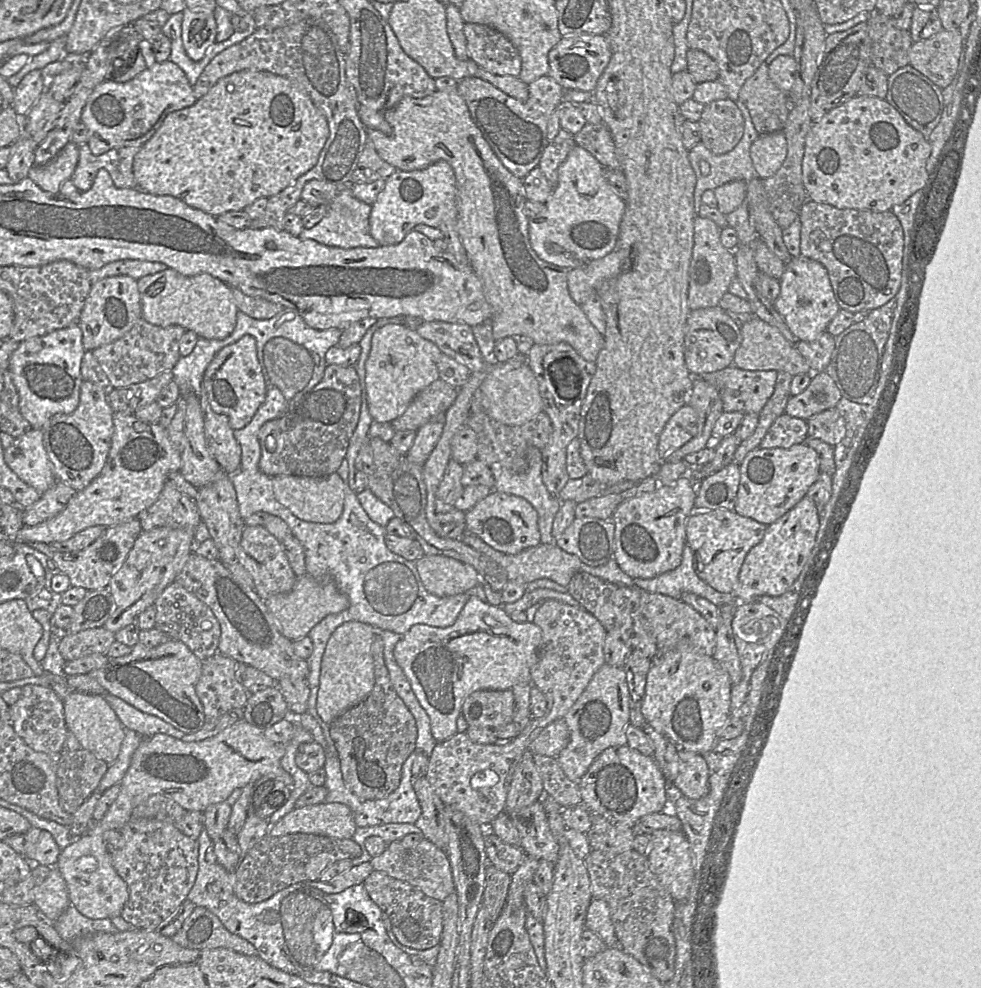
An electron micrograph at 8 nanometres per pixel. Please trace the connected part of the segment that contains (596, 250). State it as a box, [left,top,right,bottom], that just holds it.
[529,145,626,269]

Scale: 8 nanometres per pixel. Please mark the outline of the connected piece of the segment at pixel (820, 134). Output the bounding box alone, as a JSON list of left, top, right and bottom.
[802,96,931,212]

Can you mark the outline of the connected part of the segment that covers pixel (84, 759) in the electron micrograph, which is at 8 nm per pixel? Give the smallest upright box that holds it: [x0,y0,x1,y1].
[56,749,109,814]

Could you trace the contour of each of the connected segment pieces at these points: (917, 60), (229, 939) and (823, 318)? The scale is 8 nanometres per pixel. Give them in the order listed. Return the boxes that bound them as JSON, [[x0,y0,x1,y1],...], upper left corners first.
[[909,28,963,90],[172,907,257,956],[774,256,840,341]]

